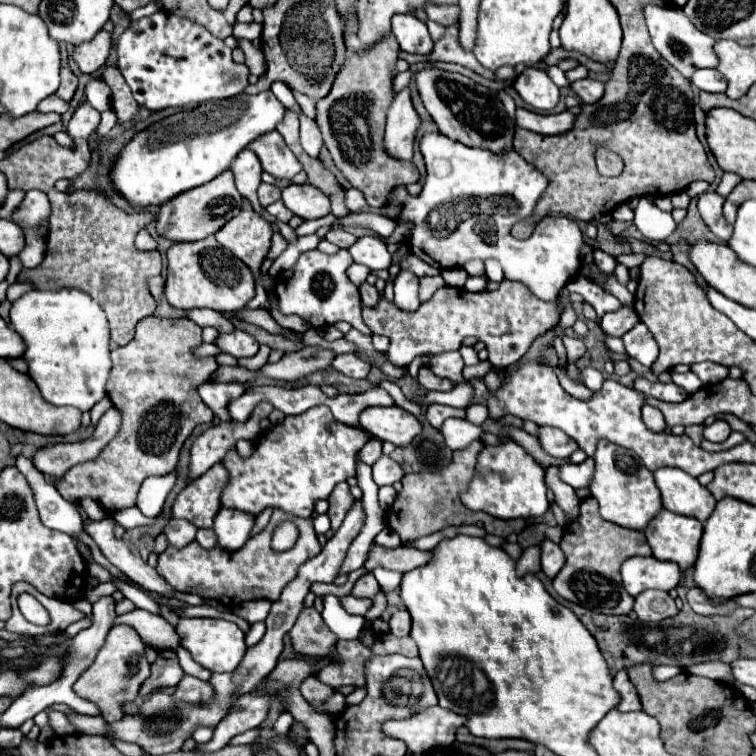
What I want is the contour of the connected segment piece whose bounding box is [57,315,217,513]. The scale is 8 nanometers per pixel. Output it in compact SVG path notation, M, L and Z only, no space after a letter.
M145 317L137 323L135 339L125 345L111 351L113 369L107 381L107 395L111 397L113 405L119 407L123 413L123 423L119 433L107 443L107 447L99 453L97 459L89 463L75 465L69 469L63 477L63 481L57 485L59 493L67 501L81 501L85 497L97 501L103 511L117 513L125 507L133 507L137 503L137 493L147 475L165 475L171 473L177 467L179 451L185 443L185 439L191 435L191 431L199 423L213 421L213 411L201 401L195 387L203 381L209 381L209 375L217 369L217 363L213 357L207 359L195 359L191 355L191 347L201 343L201 327L193 323L191 319L159 319L159 317Z

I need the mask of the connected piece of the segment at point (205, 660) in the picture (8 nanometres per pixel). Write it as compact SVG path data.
M181 619L175 629L181 637L181 647L185 647L199 665L207 667L213 673L233 671L237 667L237 661L241 661L247 651L243 641L245 633L227 619Z

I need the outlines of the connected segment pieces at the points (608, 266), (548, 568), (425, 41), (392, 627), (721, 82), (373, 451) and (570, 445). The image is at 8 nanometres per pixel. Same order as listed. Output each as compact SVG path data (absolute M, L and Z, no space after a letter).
M593 249L593 259L595 259L597 267L599 267L601 271L605 271L605 273L613 273L615 267L617 267L617 259L615 259L613 255L601 251L601 249Z
M543 541L541 543L541 565L543 565L543 573L549 577L549 579L553 579L559 571L561 571L561 567L565 565L565 555L563 555L563 551L559 549L559 545L555 545L555 543L551 543L551 541Z
M395 15L393 17L393 35L399 41L401 49L407 53L427 55L433 49L427 25L415 15Z
M401 609L389 621L389 635L393 635L393 637L405 637L405 635L409 635L409 631L411 631L409 613L405 609Z
M697 69L691 77L691 83L707 93L723 93L725 91L725 77L717 69Z
M371 437L365 445L363 445L363 449L359 451L359 457L367 463L367 465L373 465L379 457L381 457L381 441L377 439L377 437Z
M539 427L539 441L543 445L543 449L553 455L553 457L559 457L559 453L573 453L577 449L577 443L565 435L565 431L561 429L555 429L555 427Z

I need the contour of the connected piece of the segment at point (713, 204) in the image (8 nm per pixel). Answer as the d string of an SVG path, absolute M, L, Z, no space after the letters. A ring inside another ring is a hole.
M703 193L699 197L699 213L705 221L705 225L721 239L721 241L727 241L733 233L733 227L725 221L723 213L721 213L721 207L723 207L723 197L717 195L717 193Z

